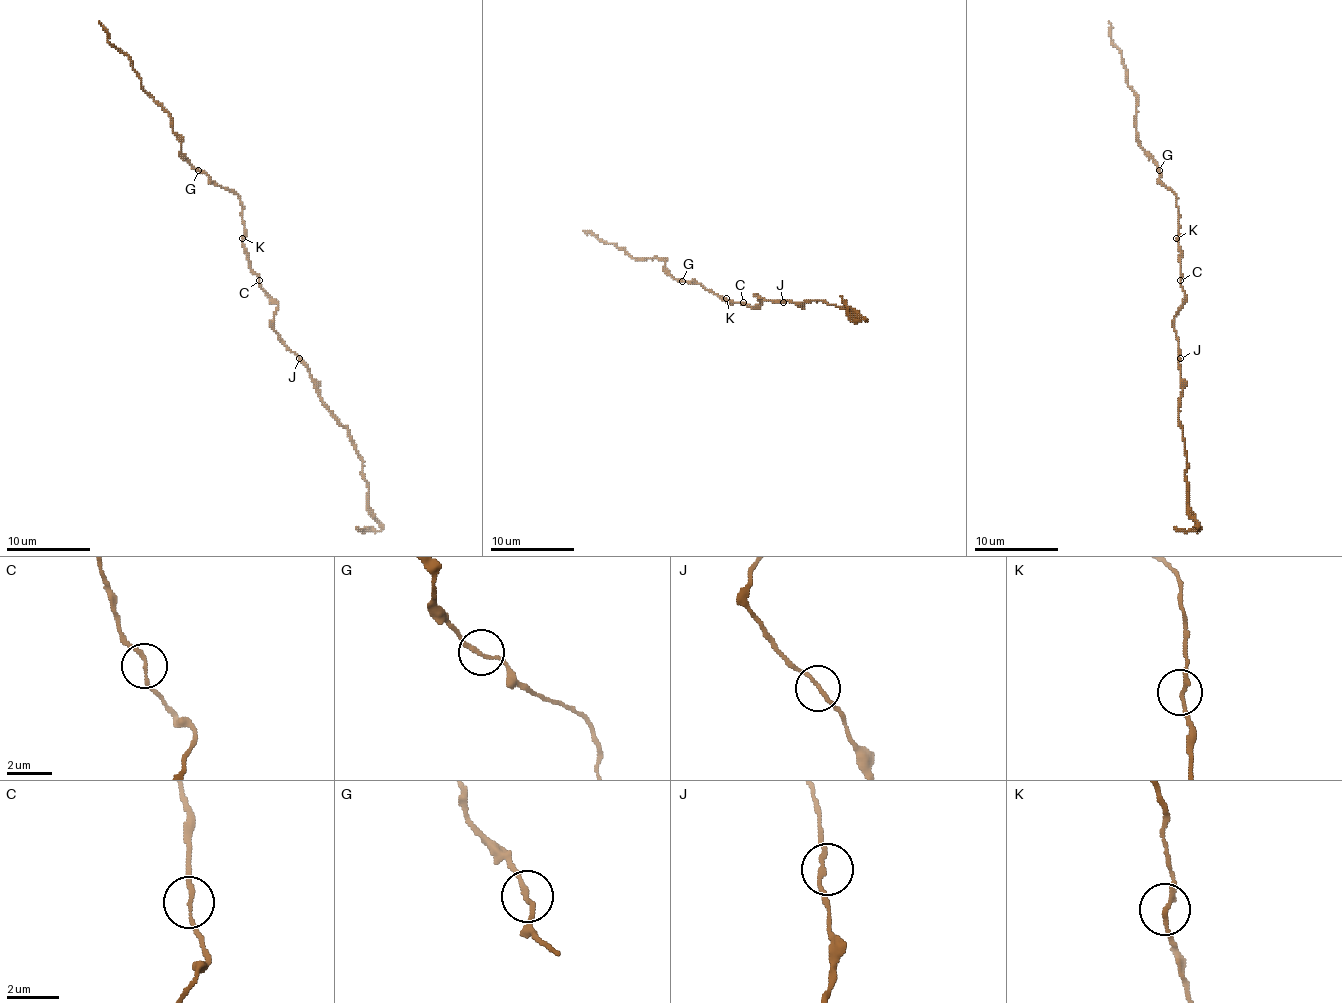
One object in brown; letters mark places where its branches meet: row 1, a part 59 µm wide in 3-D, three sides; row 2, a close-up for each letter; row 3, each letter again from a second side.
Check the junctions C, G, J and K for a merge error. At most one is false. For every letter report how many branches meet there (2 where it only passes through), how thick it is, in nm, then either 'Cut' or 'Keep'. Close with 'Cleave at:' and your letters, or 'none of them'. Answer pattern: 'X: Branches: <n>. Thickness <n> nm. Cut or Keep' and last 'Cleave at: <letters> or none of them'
C: Branches: 2. Thickness 150 nm. Keep
G: Branches: 2. Thickness 160 nm. Keep
J: Branches: 2. Thickness 160 nm. Keep
K: Branches: 2. Thickness 160 nm. Keep
Cleave at: none of them

